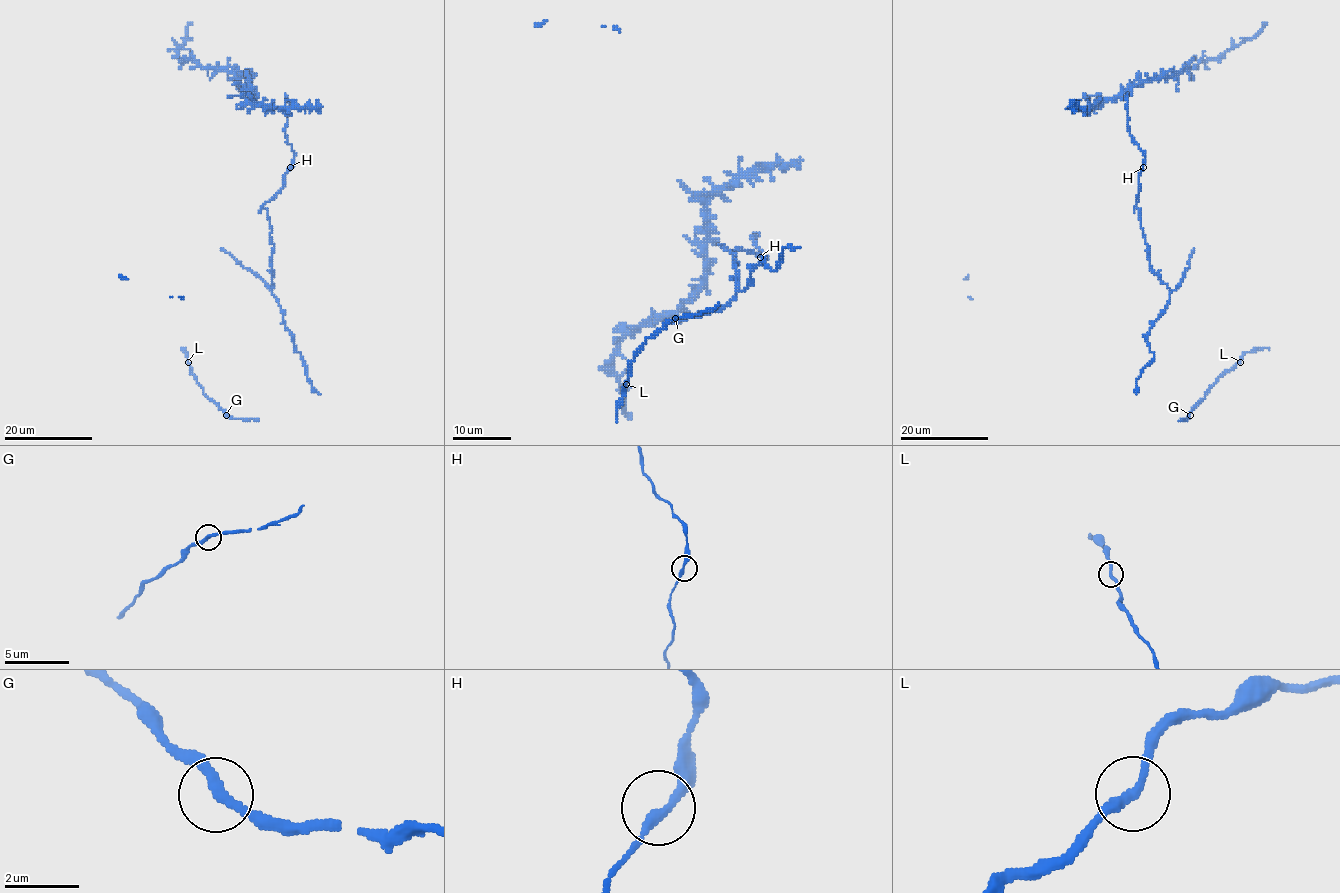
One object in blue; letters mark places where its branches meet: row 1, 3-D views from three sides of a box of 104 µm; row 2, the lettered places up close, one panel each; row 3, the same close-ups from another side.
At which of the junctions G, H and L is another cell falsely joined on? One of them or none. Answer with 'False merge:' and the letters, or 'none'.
False merge: none

